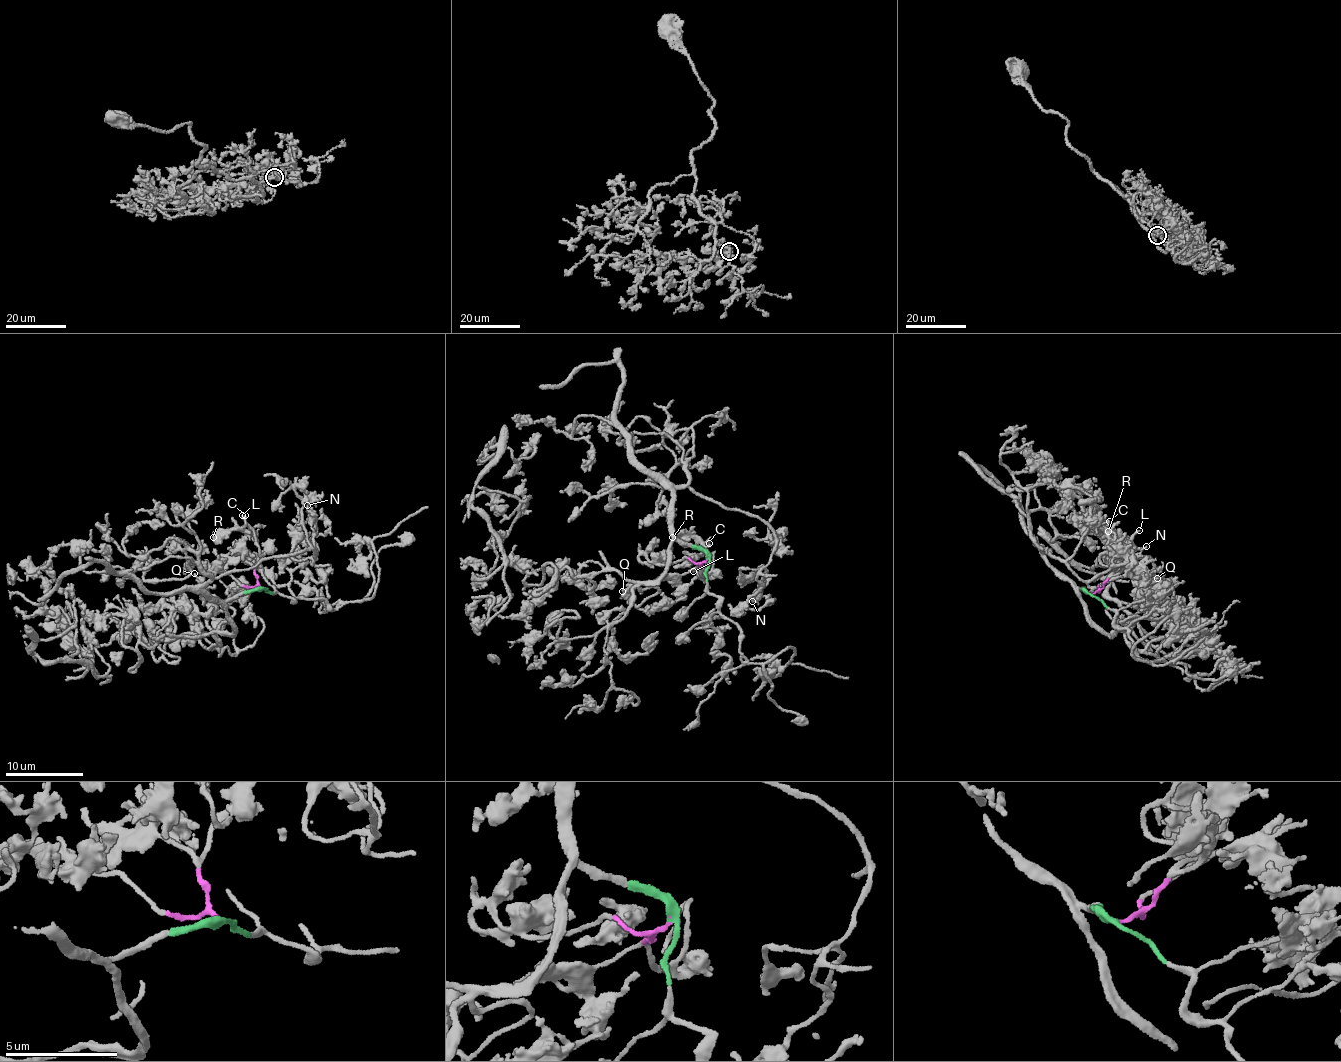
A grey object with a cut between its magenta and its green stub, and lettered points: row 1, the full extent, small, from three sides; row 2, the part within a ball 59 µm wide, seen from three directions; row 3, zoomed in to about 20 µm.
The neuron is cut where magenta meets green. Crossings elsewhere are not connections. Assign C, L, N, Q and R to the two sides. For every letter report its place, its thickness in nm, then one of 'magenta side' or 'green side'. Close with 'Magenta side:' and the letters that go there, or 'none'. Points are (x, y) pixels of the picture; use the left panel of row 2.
C: (245, 515) | 120 nm | magenta side
L: (242, 515) | 170 nm | magenta side
N: (307, 505) | 100 nm | green side
Q: (194, 573) | 150 nm | green side
R: (213, 537) | 650 nm | magenta side
Magenta side: C, L, R

